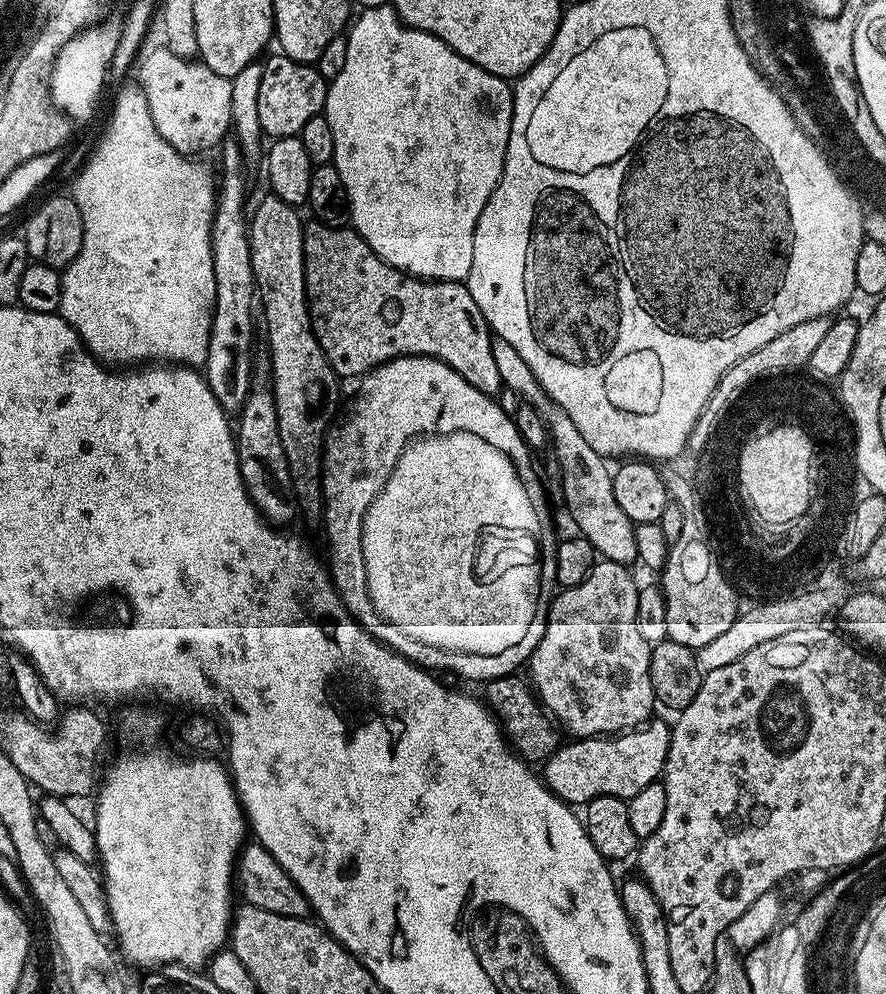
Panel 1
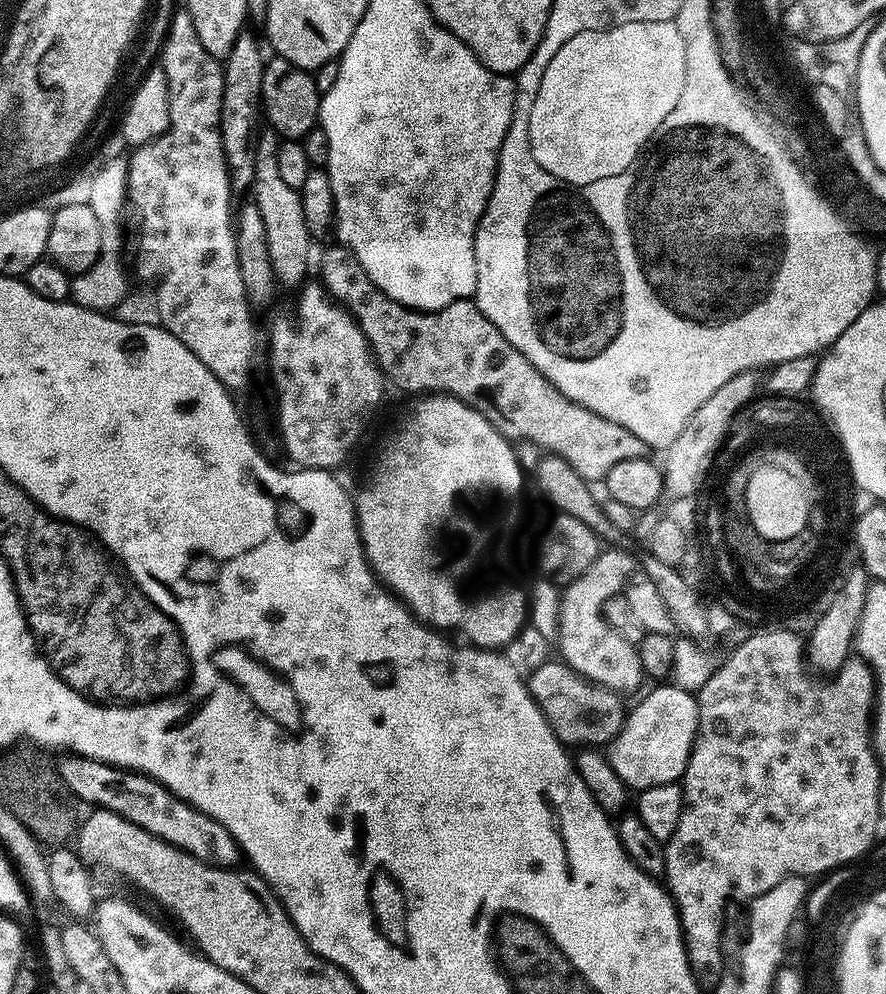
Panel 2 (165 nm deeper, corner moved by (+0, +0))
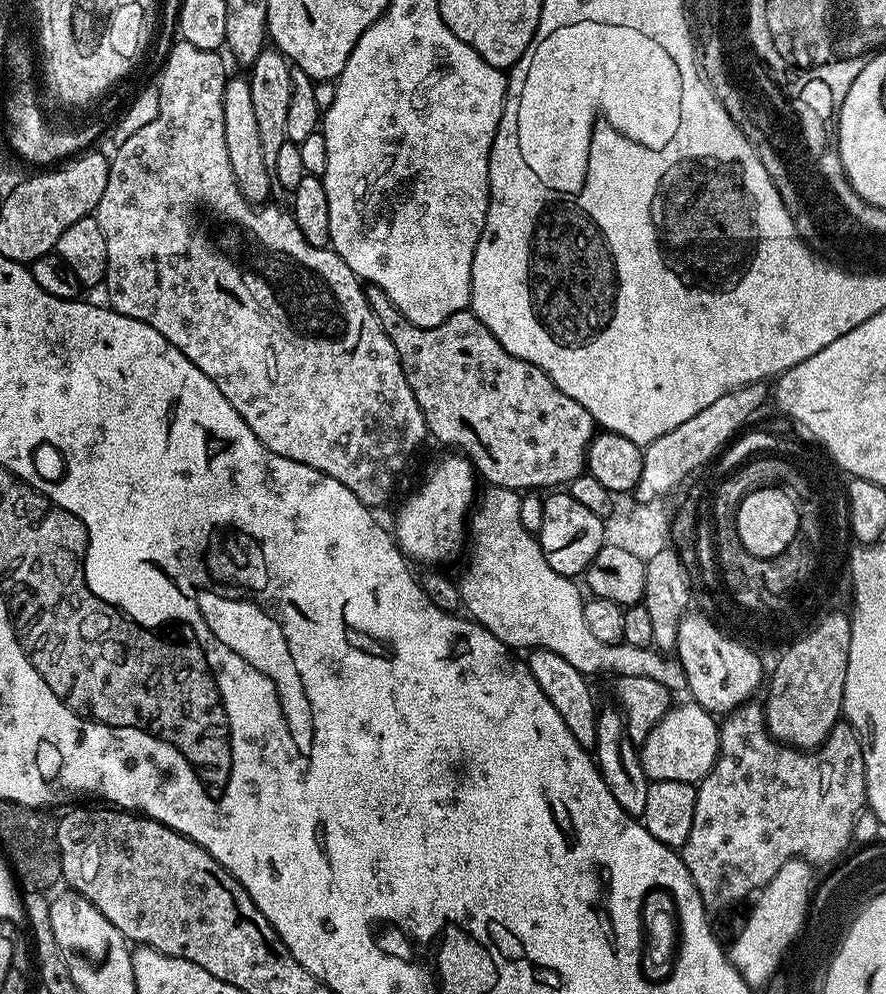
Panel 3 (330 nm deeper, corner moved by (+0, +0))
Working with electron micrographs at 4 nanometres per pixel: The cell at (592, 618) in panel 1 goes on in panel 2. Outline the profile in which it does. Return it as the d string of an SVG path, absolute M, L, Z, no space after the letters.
M605 547L600 556L590 562L588 569L578 578L567 581L560 592L560 622L556 625L555 635L555 639L560 640L559 659L587 680L621 694L634 691L640 683L645 683L646 677L639 647L608 625L604 604L623 593L637 568L638 560L626 549Z

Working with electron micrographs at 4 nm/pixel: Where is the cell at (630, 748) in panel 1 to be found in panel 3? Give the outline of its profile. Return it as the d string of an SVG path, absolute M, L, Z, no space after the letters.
M673 703L668 713L658 722L658 726L654 726L654 730L650 730L646 742L639 745L640 761L649 781L665 780L666 782L686 782L687 784L699 785L700 781L706 778L706 774L710 774L710 770L718 758L720 753L720 725L717 717L700 704L687 703Z

